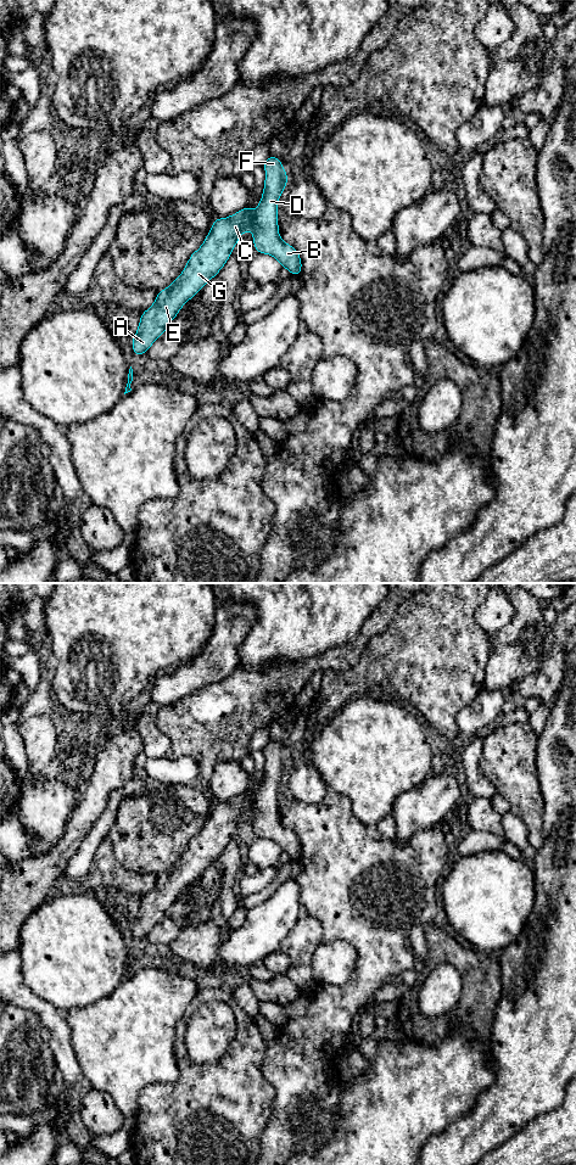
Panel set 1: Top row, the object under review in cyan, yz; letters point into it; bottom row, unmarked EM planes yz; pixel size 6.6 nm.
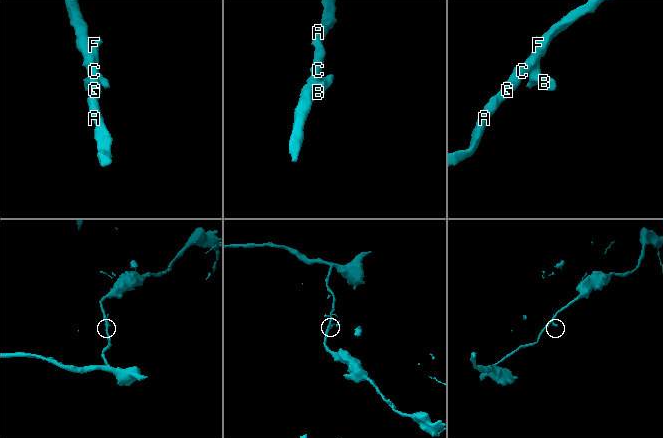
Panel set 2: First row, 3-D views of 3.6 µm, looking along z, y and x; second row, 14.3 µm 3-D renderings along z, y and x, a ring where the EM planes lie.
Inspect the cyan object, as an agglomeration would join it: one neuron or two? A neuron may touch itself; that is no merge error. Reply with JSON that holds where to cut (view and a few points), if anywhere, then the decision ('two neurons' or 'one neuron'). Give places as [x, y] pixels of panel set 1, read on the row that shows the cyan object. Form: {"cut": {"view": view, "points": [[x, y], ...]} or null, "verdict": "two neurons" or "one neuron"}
{"cut": {"view": "yz", "points": [[257, 211], [252, 228]]}, "verdict": "two neurons"}

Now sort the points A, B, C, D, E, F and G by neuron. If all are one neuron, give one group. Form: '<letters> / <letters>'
A C E G / B D F

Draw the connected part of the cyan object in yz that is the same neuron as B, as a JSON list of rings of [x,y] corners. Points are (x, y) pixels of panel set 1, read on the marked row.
[[[268,156],[263,164],[265,170],[263,195],[257,207],[253,224],[253,247],[256,253],[273,256],[291,276],[302,273],[302,259],[296,247],[284,242],[279,235],[278,202],[290,181],[281,158]]]

